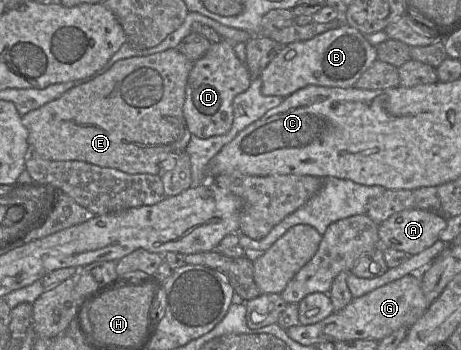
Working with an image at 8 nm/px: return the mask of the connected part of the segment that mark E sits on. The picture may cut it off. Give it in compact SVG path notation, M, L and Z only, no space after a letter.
M177 48L147 56L134 56L116 61L104 73L88 82L69 89L57 99L22 116L22 123L28 131L29 152L31 151L48 160L83 161L100 167L117 169L128 174L158 174L161 162L171 153L185 151L192 136L183 115L183 106L185 102L187 80L193 65L194 63L184 56Z

